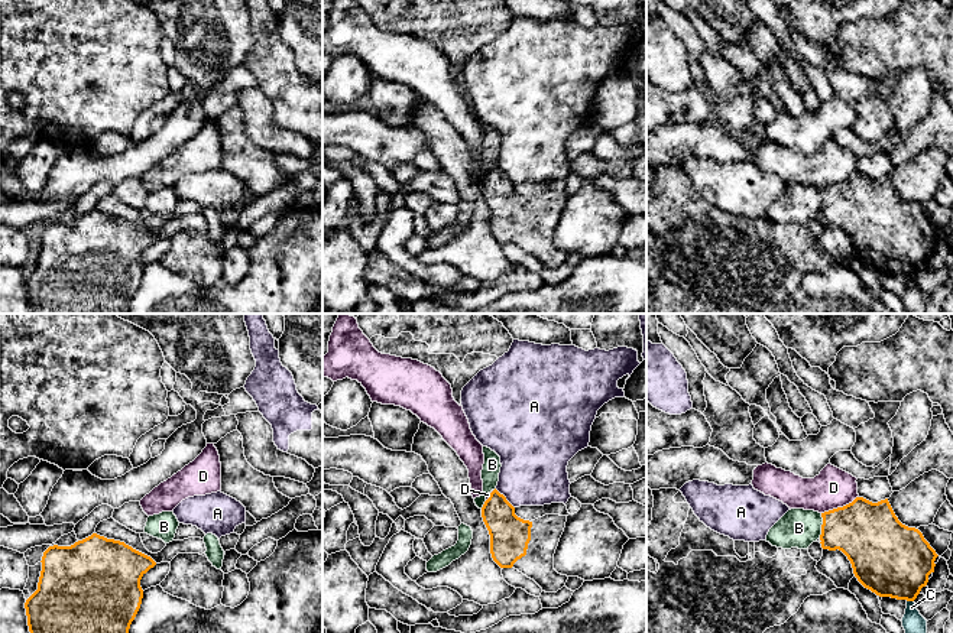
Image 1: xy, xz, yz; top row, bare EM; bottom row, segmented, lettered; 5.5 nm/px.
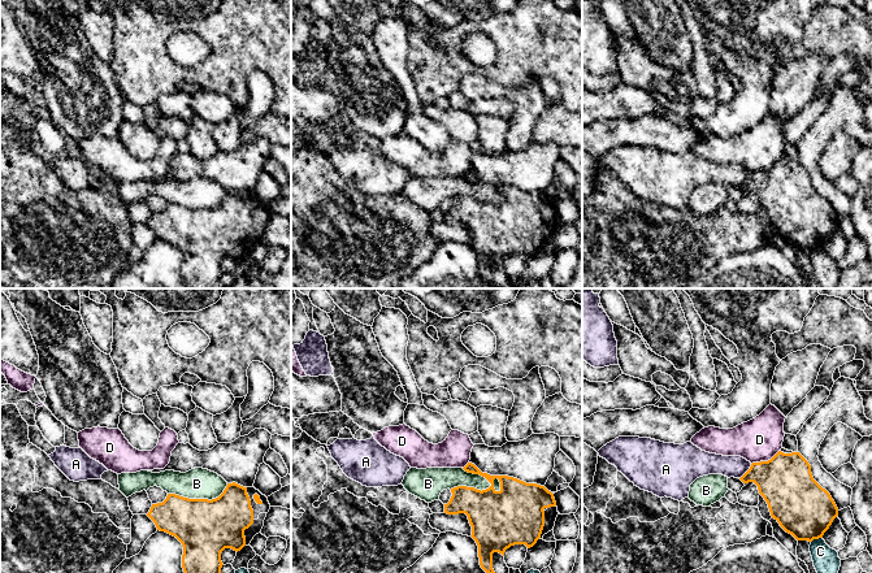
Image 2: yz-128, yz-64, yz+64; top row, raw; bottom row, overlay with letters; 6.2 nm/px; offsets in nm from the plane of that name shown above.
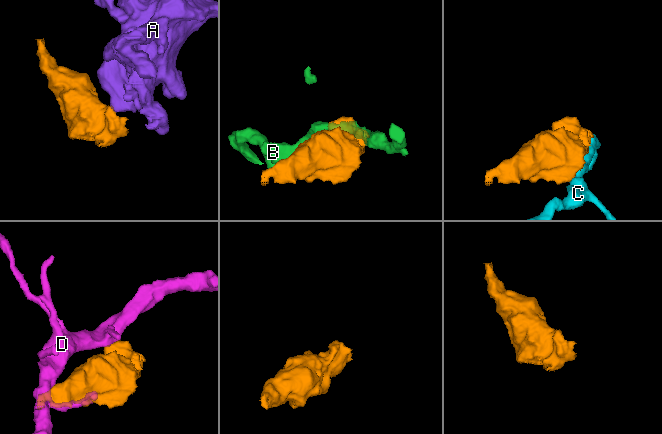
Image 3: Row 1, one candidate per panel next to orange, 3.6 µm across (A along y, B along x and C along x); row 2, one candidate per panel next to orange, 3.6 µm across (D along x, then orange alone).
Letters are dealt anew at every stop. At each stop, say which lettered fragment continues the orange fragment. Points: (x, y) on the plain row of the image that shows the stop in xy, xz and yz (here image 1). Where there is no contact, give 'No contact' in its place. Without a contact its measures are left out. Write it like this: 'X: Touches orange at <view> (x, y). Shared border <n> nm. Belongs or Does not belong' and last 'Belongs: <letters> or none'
A: Touches orange at xz (505, 174). Shared border 160 nm. Does not belong
B: Touches orange at yz (822, 201). Shared border 140 nm. Does not belong
C: Touches orange at yz (910, 276). Shared border 40 nm. Does not belong
D: Touches orange at yz (839, 184). Shared border 220 nm. Does not belong
Belongs: none

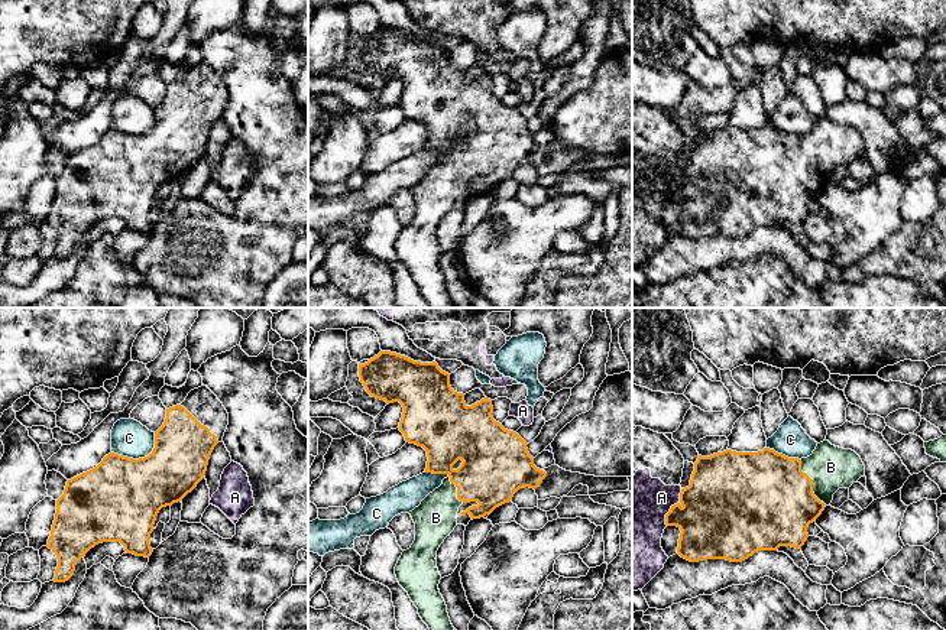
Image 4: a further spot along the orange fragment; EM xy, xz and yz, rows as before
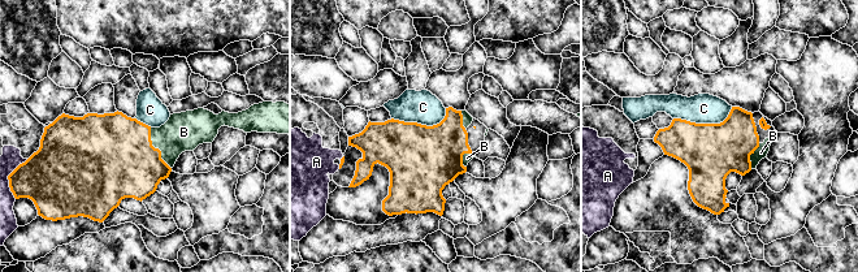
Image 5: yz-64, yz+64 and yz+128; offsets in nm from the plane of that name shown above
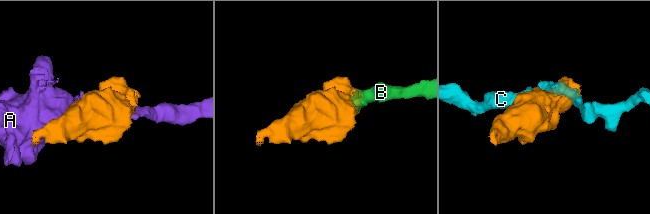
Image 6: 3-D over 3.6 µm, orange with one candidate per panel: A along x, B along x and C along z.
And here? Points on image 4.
A: Touches orange at yz (671, 184). Shared border 220 nm. Does not belong
B: Touches orange at yz (812, 159). Shared border 300 nm. Belongs
C: Touches orange at xy (141, 135). Shared border 280 nm. Does not belong
Belongs: B

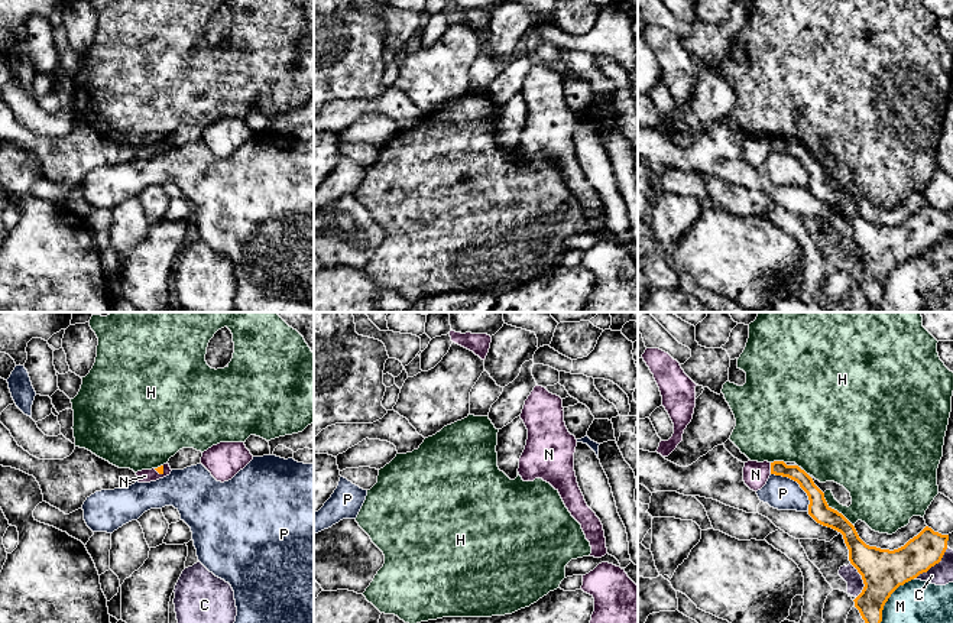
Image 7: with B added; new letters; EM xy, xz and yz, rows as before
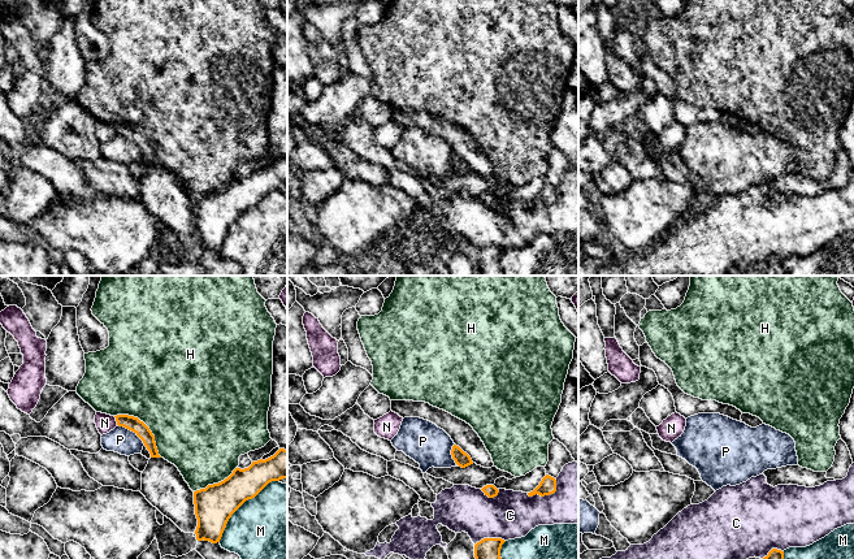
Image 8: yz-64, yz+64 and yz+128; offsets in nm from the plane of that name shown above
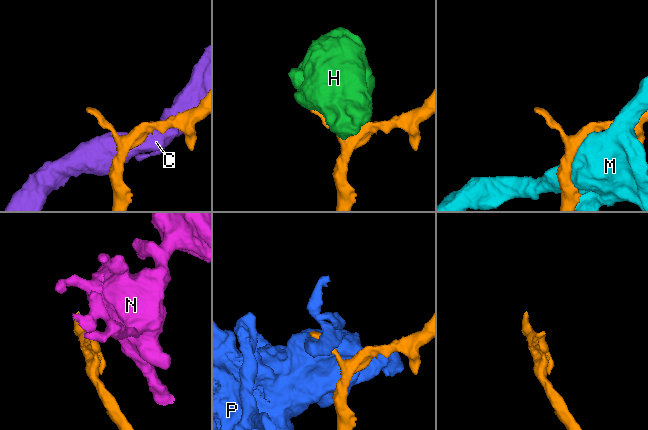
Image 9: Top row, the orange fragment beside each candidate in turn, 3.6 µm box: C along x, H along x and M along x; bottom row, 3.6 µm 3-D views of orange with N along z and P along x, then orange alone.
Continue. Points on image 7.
C: Touches orange at yz (933, 242). Shared border 260 nm. Does not belong
H: Touches orange at yz (836, 187). Shared border 260 nm. Does not belong
M: Touches orange at yz (888, 273). Shared border 320 nm. Does not belong
N: Touches orange at yz (771, 145). Shared border 60 nm. Does not belong
P: Touches orange at yz (798, 159). Shared border 300 nm. Does not belong
Belongs: none

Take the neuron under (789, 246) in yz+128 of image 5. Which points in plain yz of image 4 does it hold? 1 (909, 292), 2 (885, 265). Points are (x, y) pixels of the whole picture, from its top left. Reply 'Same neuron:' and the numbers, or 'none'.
Same neuron: 2

